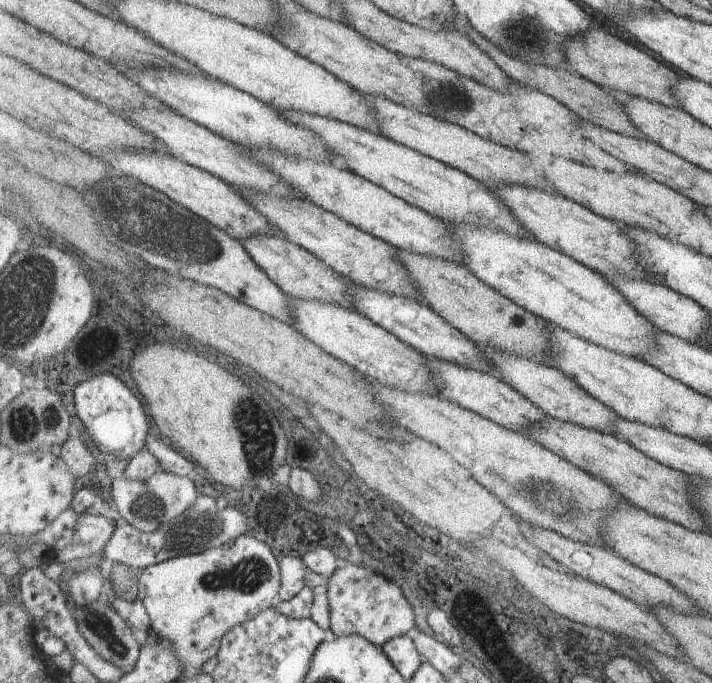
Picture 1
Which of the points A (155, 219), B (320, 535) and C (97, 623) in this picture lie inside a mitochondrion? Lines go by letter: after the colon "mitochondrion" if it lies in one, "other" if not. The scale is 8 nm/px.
A: mitochondrion
B: other
C: mitochondrion

